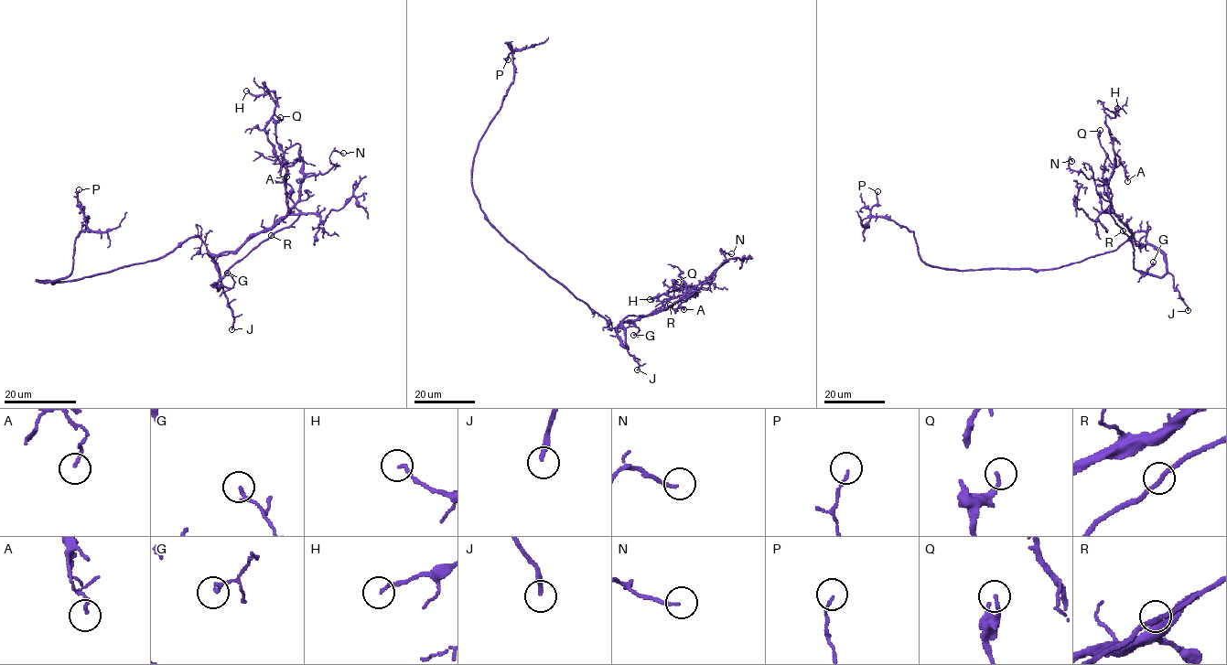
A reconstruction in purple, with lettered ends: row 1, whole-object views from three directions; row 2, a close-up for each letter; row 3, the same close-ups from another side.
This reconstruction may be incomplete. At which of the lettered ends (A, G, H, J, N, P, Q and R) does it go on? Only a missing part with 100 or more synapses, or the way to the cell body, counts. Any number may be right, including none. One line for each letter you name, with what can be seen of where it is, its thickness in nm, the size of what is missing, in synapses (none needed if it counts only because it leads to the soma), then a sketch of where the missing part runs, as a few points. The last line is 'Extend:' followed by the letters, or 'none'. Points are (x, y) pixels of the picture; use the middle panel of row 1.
J: at (637, 370); 200 nm thick; missing branch runs (637, 370), (651, 376), (693, 367), (714, 357), (715, 363), (689, 386)
Extend: J

